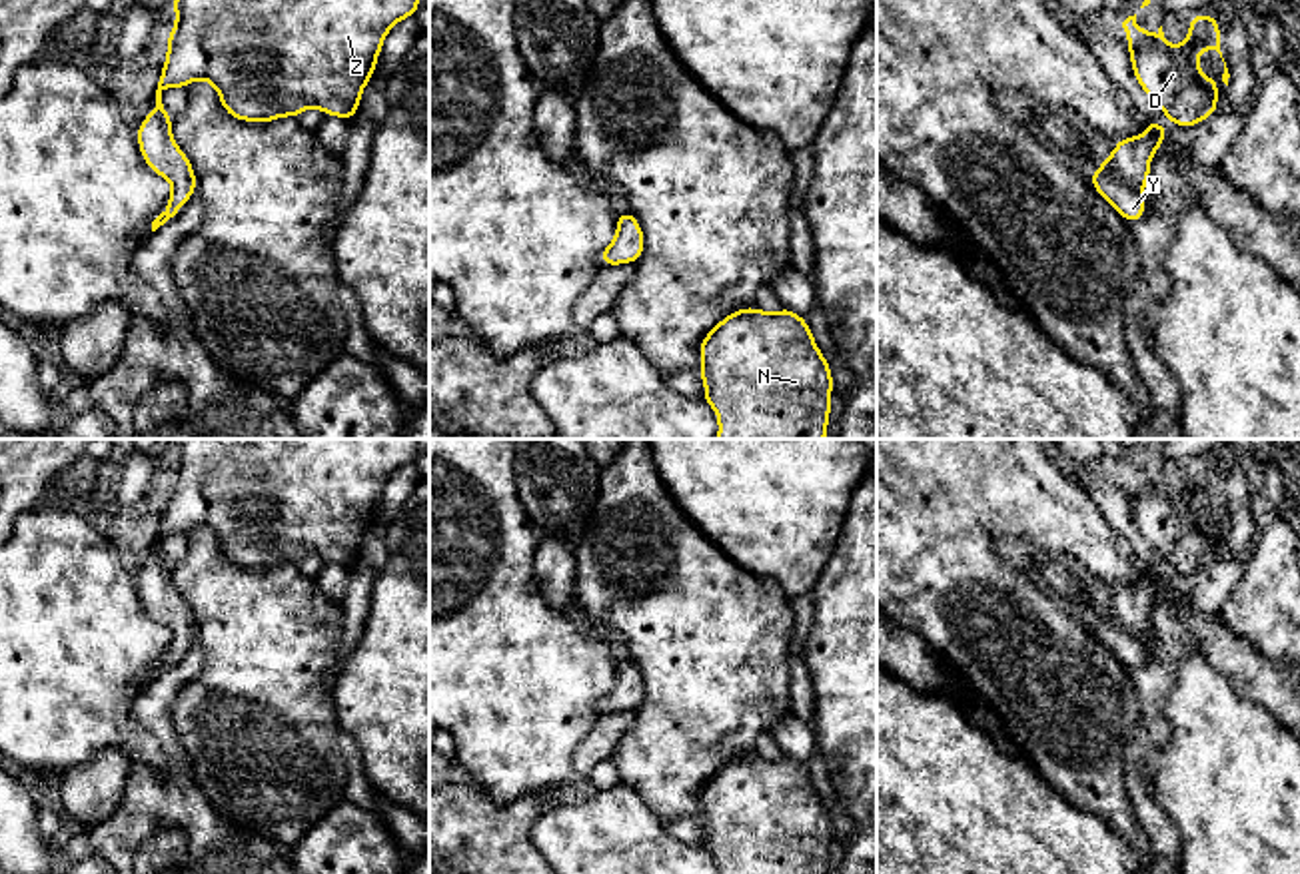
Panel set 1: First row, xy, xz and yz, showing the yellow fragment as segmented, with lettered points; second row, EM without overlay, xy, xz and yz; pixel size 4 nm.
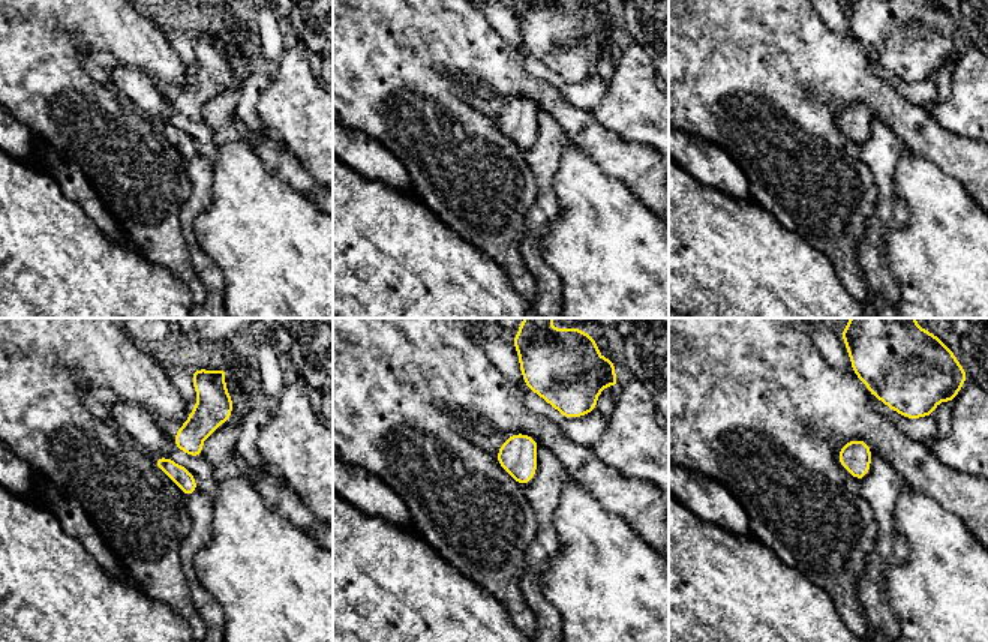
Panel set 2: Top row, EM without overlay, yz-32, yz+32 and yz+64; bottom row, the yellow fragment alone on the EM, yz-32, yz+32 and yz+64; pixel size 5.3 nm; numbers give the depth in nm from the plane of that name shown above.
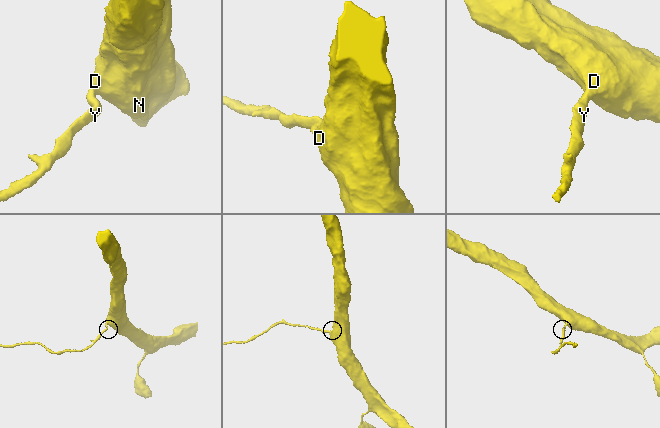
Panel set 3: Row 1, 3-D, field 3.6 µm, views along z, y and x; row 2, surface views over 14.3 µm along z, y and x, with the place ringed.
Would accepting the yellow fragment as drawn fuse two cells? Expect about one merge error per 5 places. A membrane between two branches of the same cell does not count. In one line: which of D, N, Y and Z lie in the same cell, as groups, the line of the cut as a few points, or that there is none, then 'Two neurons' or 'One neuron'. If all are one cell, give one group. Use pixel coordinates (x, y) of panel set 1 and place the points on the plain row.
Groups: D N Y Z. No split. One neuron

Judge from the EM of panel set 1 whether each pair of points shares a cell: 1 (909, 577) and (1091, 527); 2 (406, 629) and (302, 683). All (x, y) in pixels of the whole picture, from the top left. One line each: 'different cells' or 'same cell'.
1: same cell
2: different cells

